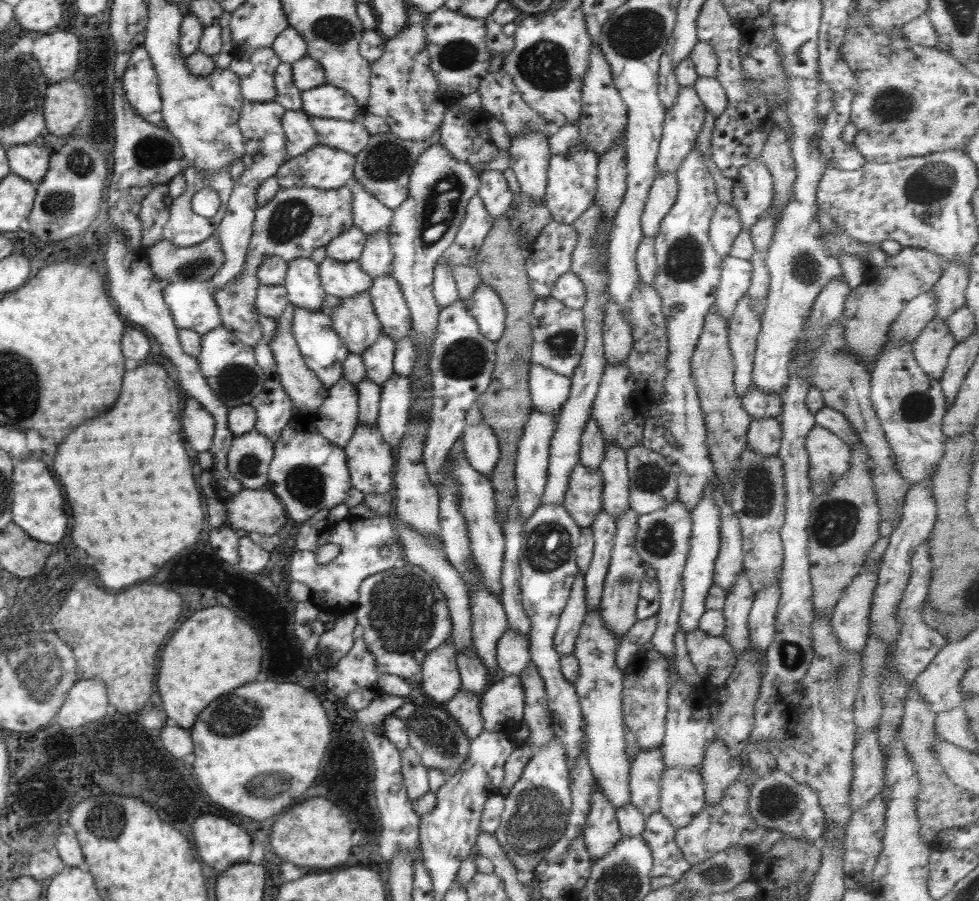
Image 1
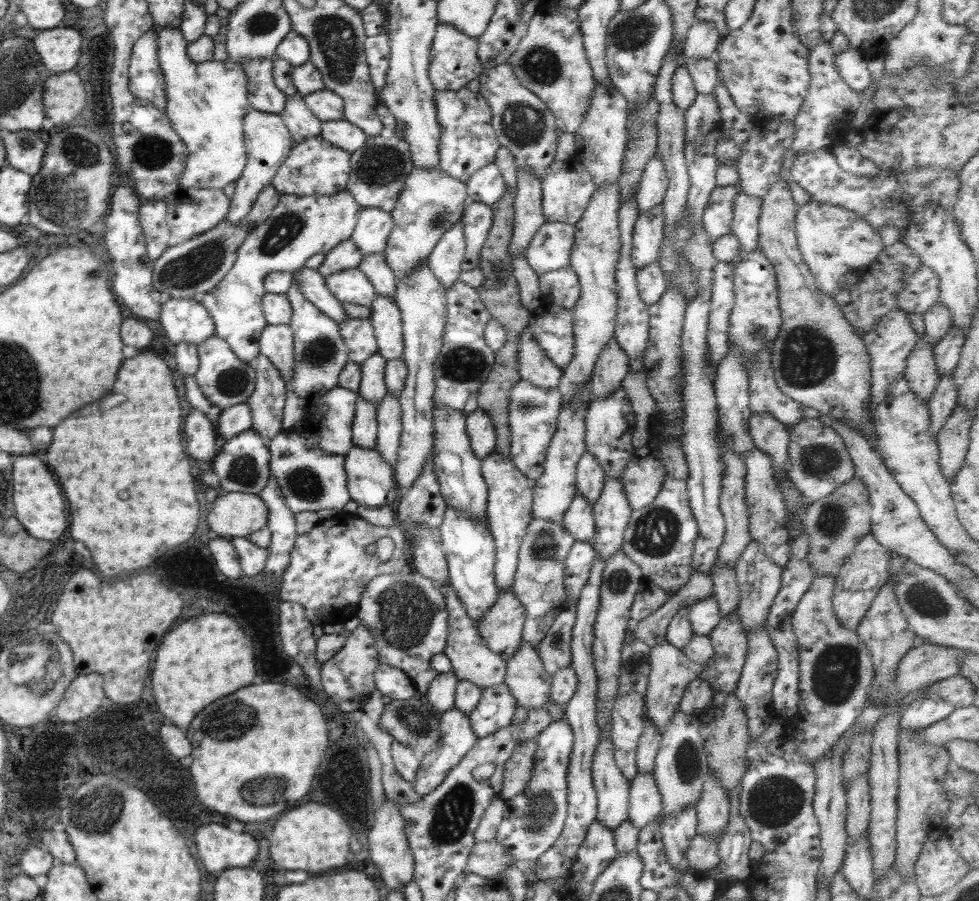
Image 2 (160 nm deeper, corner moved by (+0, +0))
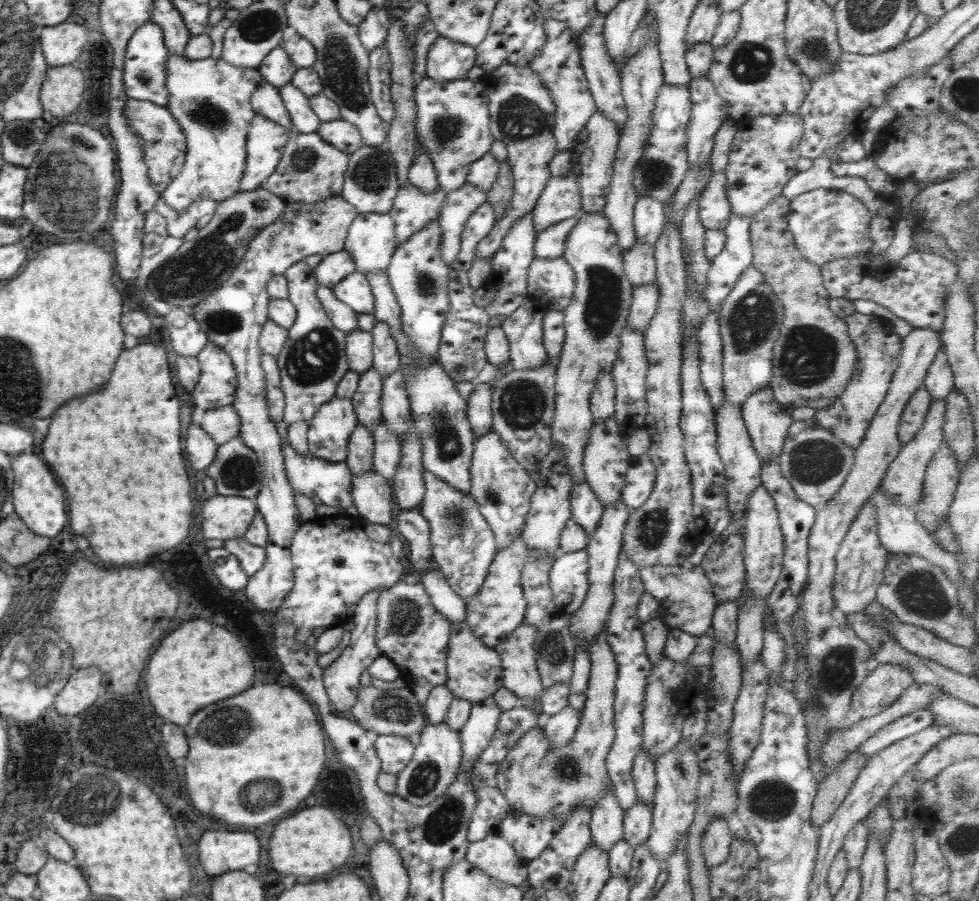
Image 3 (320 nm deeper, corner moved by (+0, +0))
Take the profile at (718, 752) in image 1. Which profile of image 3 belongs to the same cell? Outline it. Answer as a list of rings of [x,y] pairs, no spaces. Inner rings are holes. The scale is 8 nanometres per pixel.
[[[715,818],[702,835],[701,849],[708,868],[722,864],[729,855],[729,846],[734,835],[728,830],[725,818]]]

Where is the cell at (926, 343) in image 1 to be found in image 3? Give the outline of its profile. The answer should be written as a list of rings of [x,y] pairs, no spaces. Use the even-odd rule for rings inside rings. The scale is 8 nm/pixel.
[[[924,385],[907,402],[898,425],[898,438],[902,446],[922,428],[931,403],[930,393]]]

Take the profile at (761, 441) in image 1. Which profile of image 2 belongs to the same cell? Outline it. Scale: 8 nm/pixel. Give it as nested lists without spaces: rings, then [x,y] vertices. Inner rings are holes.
[[[756,445],[746,452],[745,462],[747,474],[745,478],[745,496],[749,513],[749,534],[751,539],[759,542],[765,554],[778,566],[785,567],[790,558],[788,530],[786,530],[786,510],[782,502],[782,494],[774,481],[774,465],[766,452]]]

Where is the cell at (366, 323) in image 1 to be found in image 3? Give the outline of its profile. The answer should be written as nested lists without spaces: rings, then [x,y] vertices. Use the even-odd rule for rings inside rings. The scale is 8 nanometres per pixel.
[[[364,330],[348,332],[345,338],[345,353],[349,370],[362,374],[373,366],[373,336]]]

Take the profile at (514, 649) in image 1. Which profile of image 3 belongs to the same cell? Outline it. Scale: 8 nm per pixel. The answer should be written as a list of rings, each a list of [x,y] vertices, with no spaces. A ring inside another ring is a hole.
[[[521,537],[515,538],[506,548],[497,548],[482,588],[476,596],[465,599],[465,621],[472,634],[486,646],[498,646],[524,620],[527,600],[522,594],[521,572],[527,561],[527,554],[527,546]]]

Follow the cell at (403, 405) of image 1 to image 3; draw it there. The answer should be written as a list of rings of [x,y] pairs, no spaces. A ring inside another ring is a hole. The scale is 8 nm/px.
[[[381,419],[374,433],[375,450],[373,454],[373,468],[386,480],[392,480],[400,461],[401,441],[391,432],[387,424]]]

